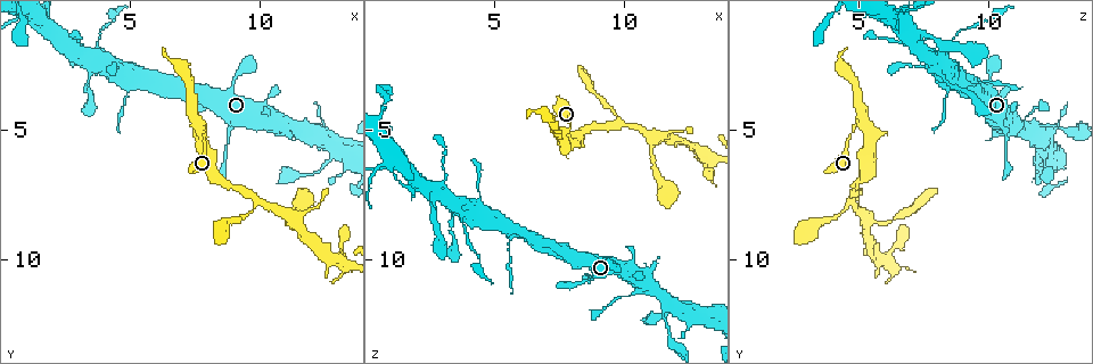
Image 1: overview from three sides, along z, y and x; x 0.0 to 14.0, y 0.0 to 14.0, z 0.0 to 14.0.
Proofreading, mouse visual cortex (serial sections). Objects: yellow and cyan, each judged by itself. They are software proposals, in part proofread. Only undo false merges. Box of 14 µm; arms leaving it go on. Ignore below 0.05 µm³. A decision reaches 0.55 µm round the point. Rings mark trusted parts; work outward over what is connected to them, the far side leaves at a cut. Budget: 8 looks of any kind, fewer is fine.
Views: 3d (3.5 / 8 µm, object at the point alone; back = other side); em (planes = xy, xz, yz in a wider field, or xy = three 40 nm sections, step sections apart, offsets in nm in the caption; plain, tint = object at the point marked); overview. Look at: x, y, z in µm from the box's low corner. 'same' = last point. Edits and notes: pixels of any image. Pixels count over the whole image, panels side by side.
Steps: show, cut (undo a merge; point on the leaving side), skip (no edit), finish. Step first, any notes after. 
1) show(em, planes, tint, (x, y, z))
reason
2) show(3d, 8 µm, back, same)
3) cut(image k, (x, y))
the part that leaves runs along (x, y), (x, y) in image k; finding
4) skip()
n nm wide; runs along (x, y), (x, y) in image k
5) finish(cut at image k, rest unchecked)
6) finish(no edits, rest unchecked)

show(3d, 8 µm, (11.7, 4.8, 11.9))
three arms meet

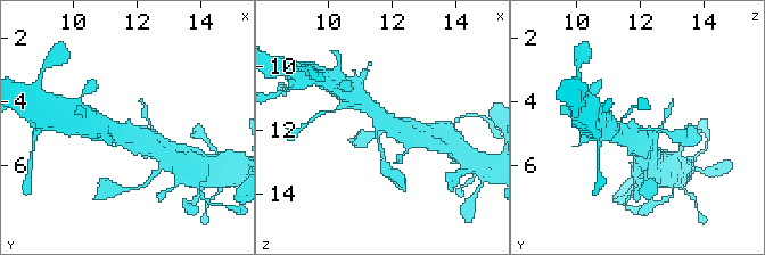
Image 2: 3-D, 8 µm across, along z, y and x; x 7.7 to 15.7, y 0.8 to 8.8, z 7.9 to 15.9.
show(3d, 3.5 µm, back, (11.7, 4.9, 11.9))

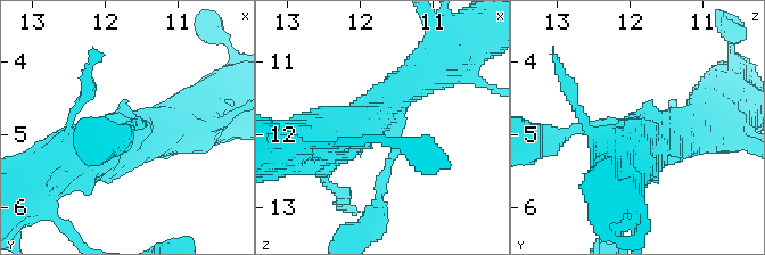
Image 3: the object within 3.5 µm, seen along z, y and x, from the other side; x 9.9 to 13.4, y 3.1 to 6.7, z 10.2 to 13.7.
show(em, xy, step 2, tint, (11.70, 4.85, 11.85))
3 arms; arms of 150, 600, 600 nm; need the tissue

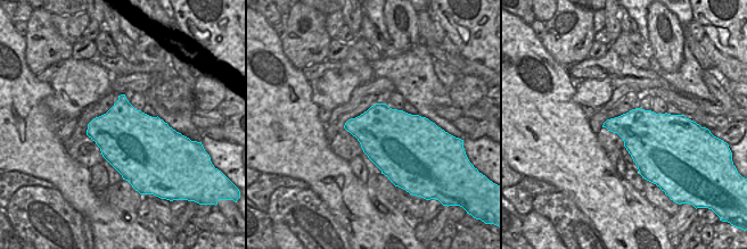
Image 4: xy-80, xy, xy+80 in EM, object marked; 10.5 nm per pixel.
skip()
runs along (435, 60), (348, 133), (317, 139) in image 3; all the same cell

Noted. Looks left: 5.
show(3d, 3.5 µm, (7.7, 4.7, 5.1))
two arms in line, one across

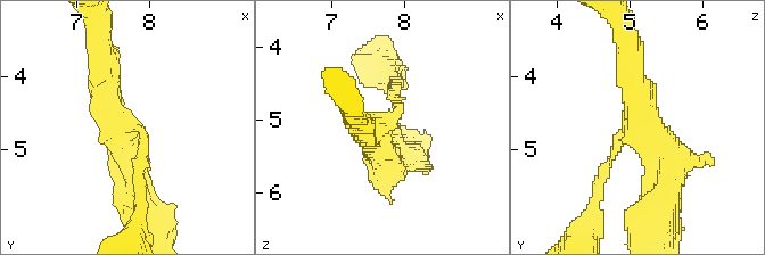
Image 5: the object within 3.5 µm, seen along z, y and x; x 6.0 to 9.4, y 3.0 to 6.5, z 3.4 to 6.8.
show(em, xy, step 1, tint, (7.60, 4.70, 5.20))
need the tissue

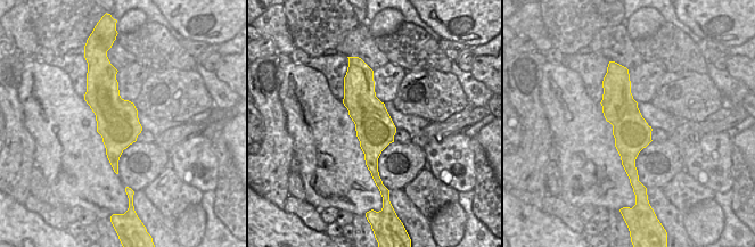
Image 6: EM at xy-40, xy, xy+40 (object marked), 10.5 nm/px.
skip()
400 nm wide; runs along (623, 75), (629, 166), (634, 173) in image 6; continuous, no second cell

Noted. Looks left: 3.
show(3d, 8 µm, (3.6, 2.2, 8.2))
sharp bend

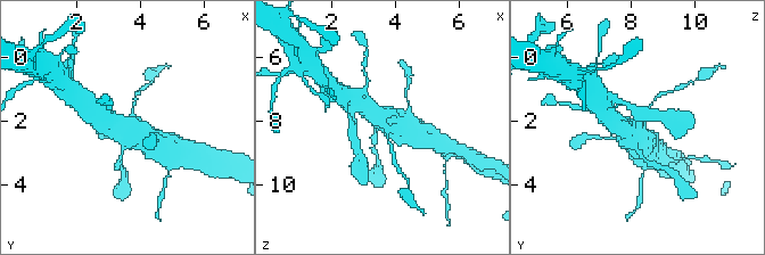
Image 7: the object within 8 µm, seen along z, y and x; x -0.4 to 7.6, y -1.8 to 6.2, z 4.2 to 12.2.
show(em, xy, step 2, tint, (3.6, 2.2, 8.2))

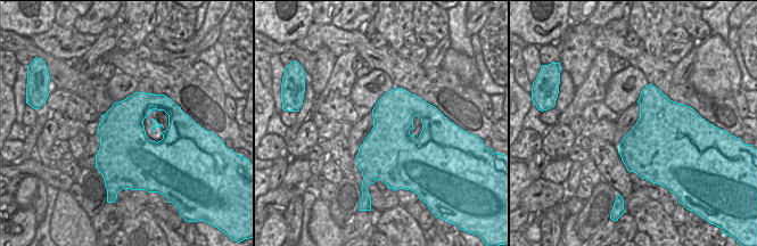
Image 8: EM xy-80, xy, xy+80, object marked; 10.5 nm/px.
skip()
all the same cell

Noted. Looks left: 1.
finish(no edits, rest unchecked)

